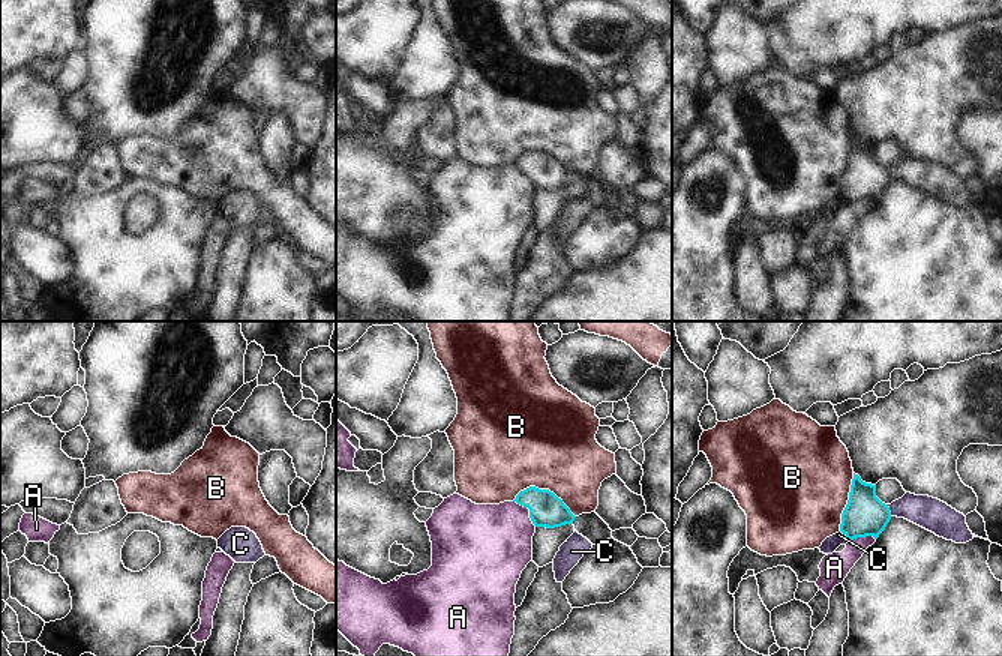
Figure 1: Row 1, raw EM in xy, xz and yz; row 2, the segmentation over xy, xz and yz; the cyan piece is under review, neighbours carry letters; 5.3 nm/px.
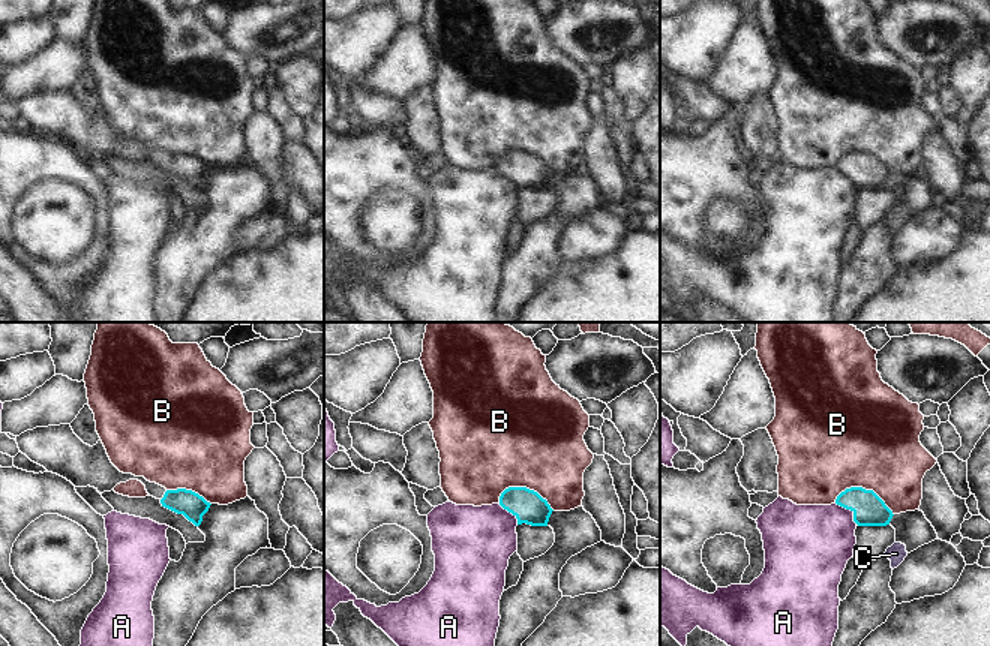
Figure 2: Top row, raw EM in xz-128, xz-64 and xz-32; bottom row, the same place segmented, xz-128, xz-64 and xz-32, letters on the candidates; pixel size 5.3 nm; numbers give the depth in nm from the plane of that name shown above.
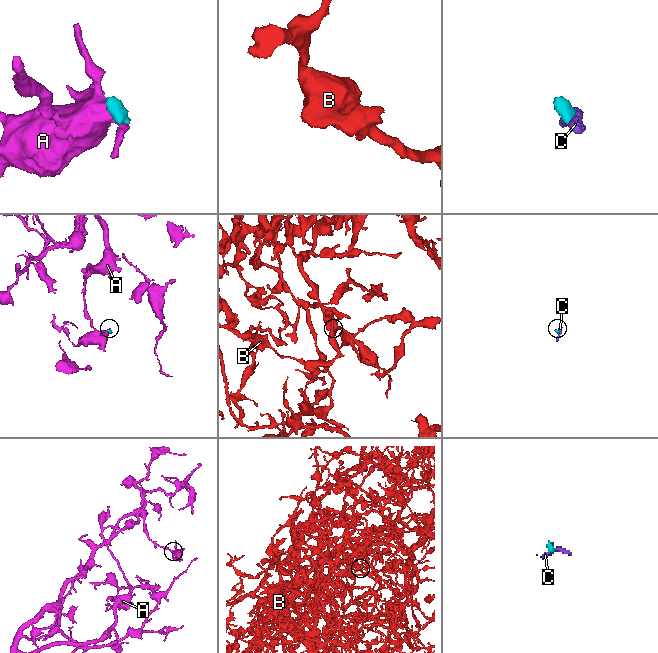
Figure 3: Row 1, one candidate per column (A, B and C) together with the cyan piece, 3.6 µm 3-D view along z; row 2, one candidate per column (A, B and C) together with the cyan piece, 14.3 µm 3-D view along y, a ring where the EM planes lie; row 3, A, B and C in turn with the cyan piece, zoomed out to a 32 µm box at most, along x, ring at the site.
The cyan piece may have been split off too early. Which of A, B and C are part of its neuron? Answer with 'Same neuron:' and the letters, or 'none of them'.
Same neuron: none of them

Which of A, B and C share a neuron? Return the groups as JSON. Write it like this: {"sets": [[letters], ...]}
{"sets": [["A"], ["B"], ["C"]]}

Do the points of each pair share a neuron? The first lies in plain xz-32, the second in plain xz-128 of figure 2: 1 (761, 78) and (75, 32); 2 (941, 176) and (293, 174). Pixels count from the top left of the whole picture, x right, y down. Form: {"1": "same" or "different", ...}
{"1": "different", "2": "different"}

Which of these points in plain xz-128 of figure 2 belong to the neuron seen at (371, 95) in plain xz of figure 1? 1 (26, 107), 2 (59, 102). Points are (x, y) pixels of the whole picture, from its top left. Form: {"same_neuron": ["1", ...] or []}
{"same_neuron": ["1", "2"]}

